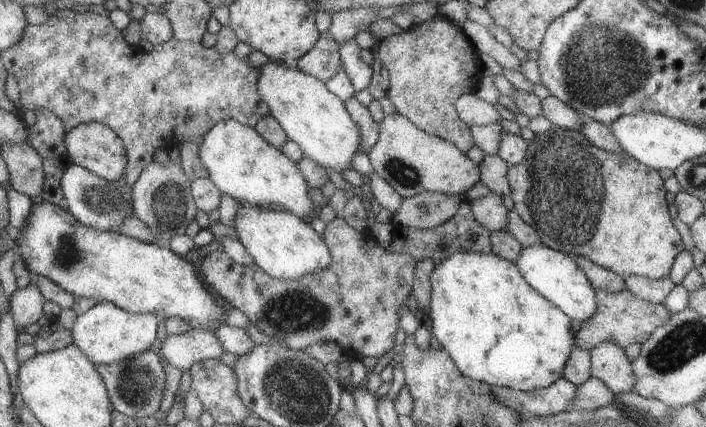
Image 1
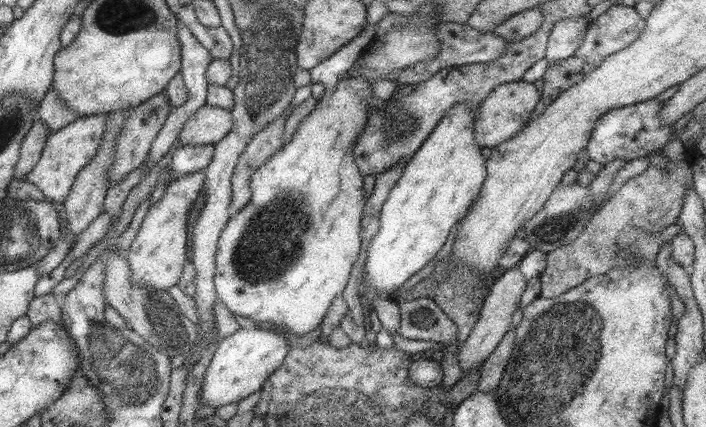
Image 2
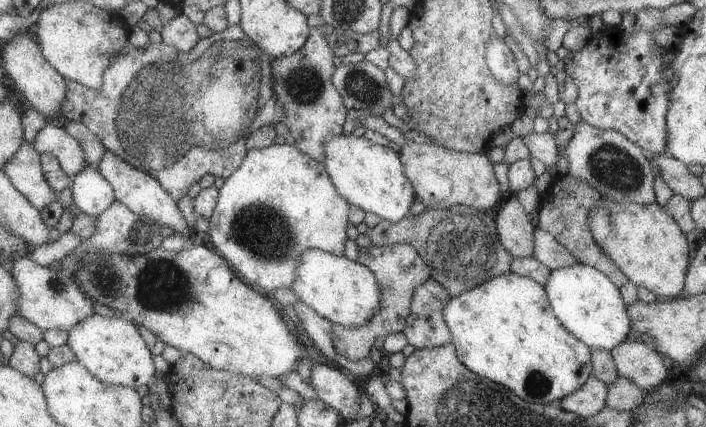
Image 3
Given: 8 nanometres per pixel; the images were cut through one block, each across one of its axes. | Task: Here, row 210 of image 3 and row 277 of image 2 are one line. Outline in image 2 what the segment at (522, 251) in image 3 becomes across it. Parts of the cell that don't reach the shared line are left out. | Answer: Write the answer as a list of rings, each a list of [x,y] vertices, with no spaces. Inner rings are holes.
[[[515,265],[510,269],[506,269],[490,286],[473,330],[471,330],[469,336],[456,350],[463,375],[472,368],[481,366],[487,355],[492,352],[497,343],[503,338],[505,332],[508,331],[511,316],[515,312],[515,305],[520,302],[521,293],[525,290],[525,282],[526,278],[521,274],[517,265]]]

